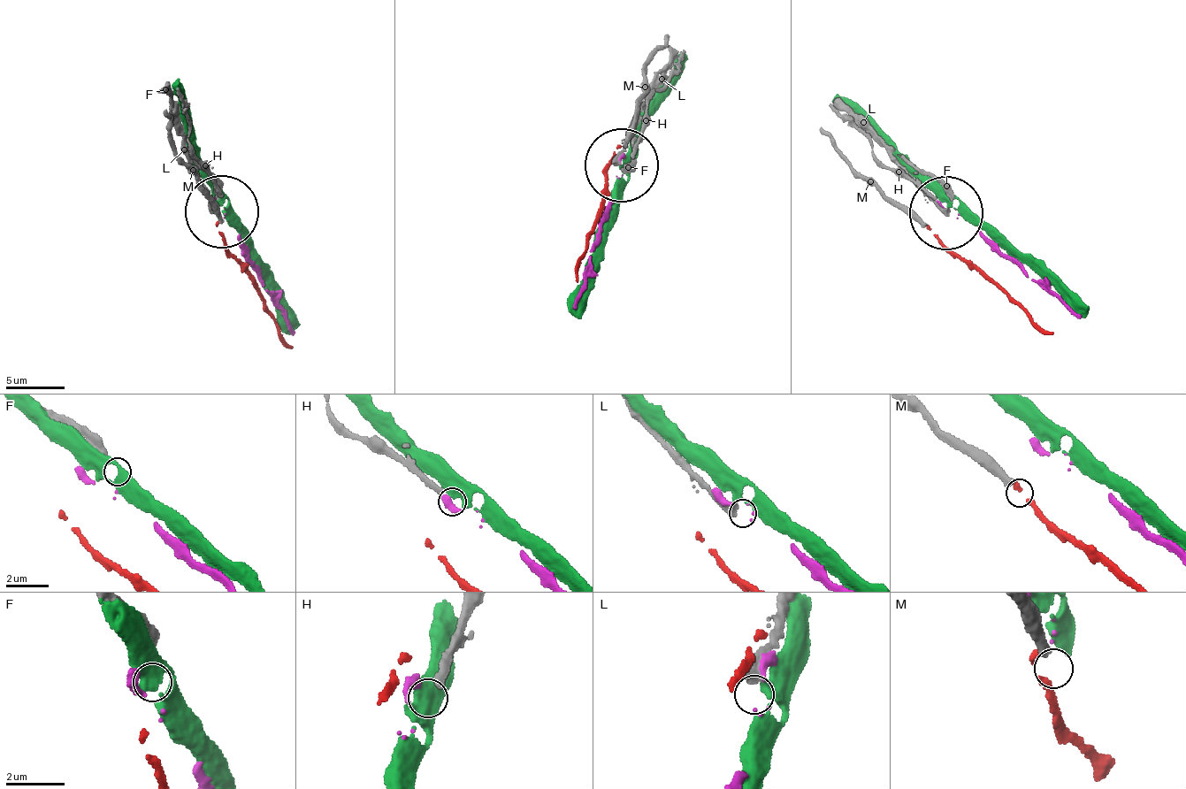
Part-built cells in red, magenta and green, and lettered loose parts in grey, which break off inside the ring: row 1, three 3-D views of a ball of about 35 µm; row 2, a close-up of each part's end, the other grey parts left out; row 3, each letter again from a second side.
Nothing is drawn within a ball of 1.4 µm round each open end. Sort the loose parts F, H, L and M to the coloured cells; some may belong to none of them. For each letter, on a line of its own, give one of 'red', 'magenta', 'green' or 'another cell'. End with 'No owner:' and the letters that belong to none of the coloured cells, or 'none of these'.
F: another cell
H: another cell
L: another cell
M: another cell
No owner: F, H, L, M

